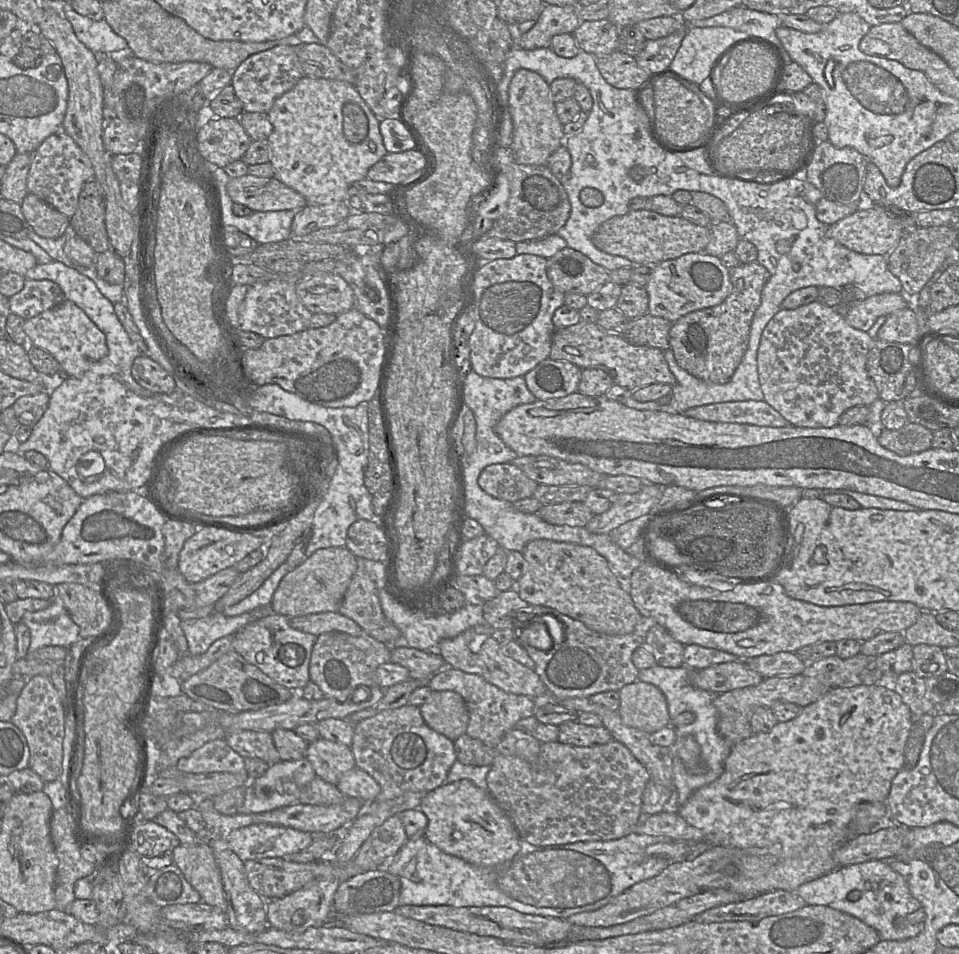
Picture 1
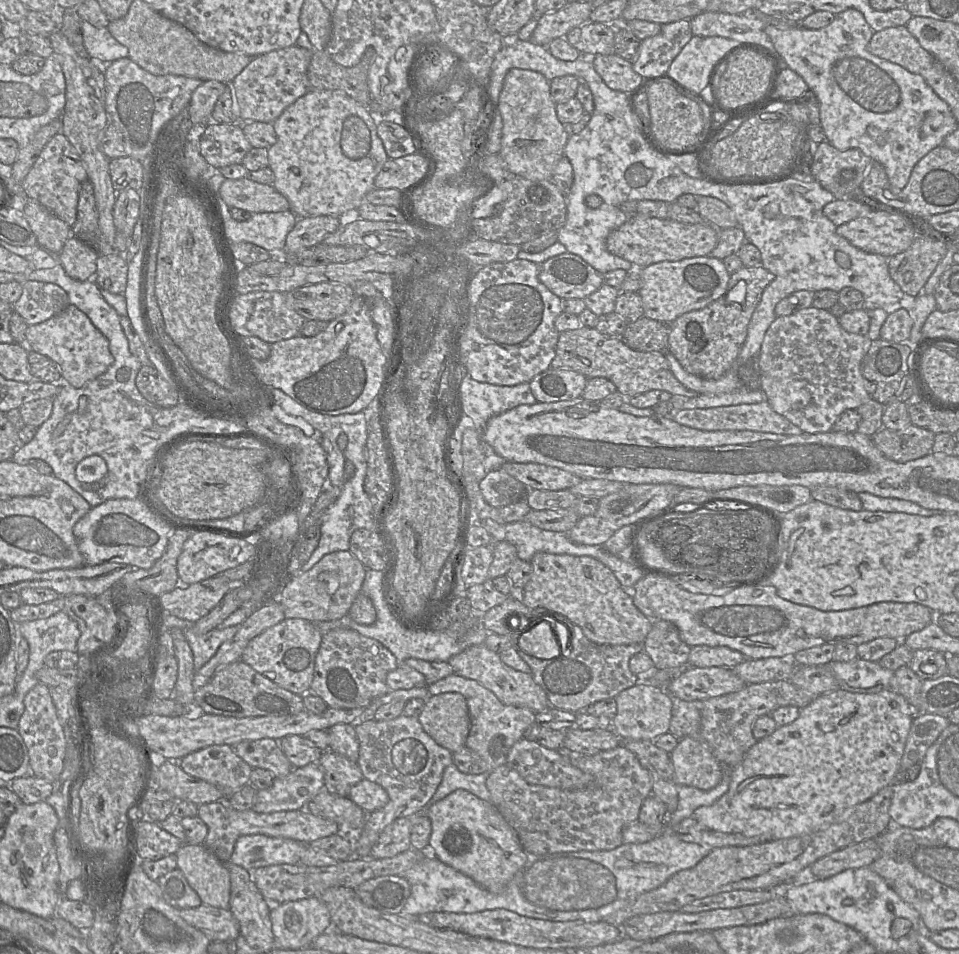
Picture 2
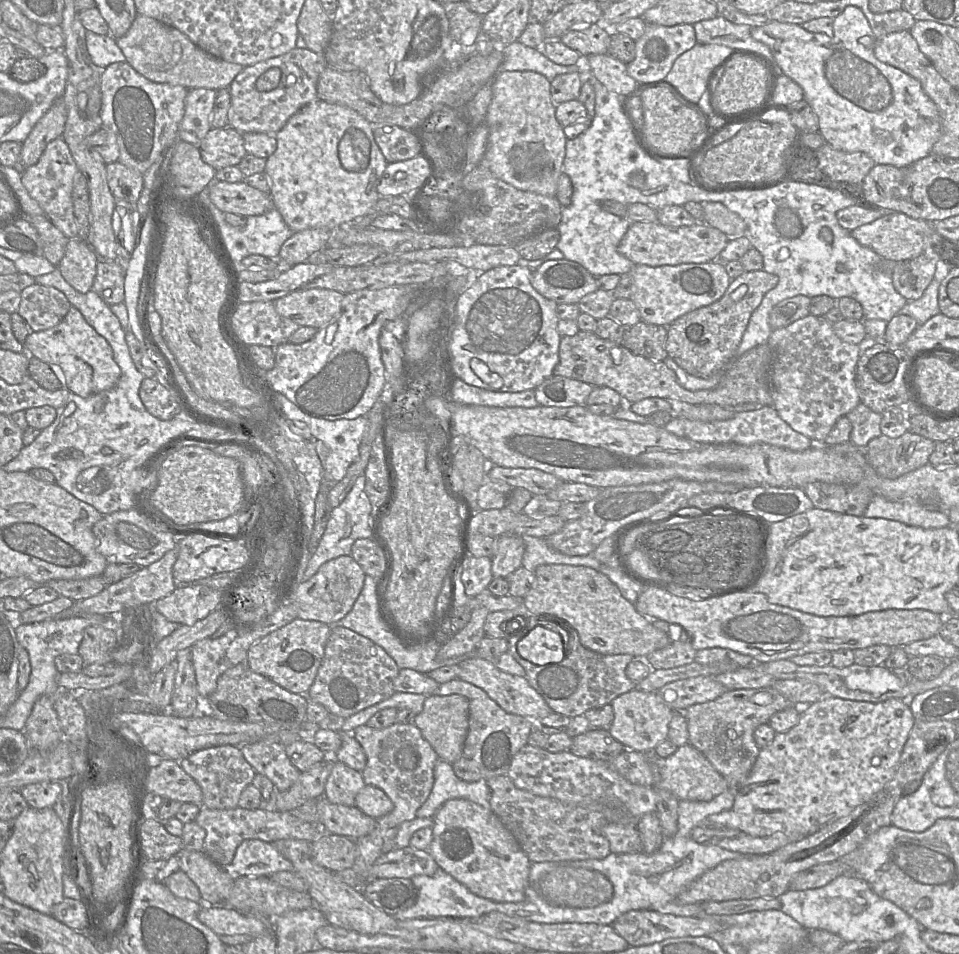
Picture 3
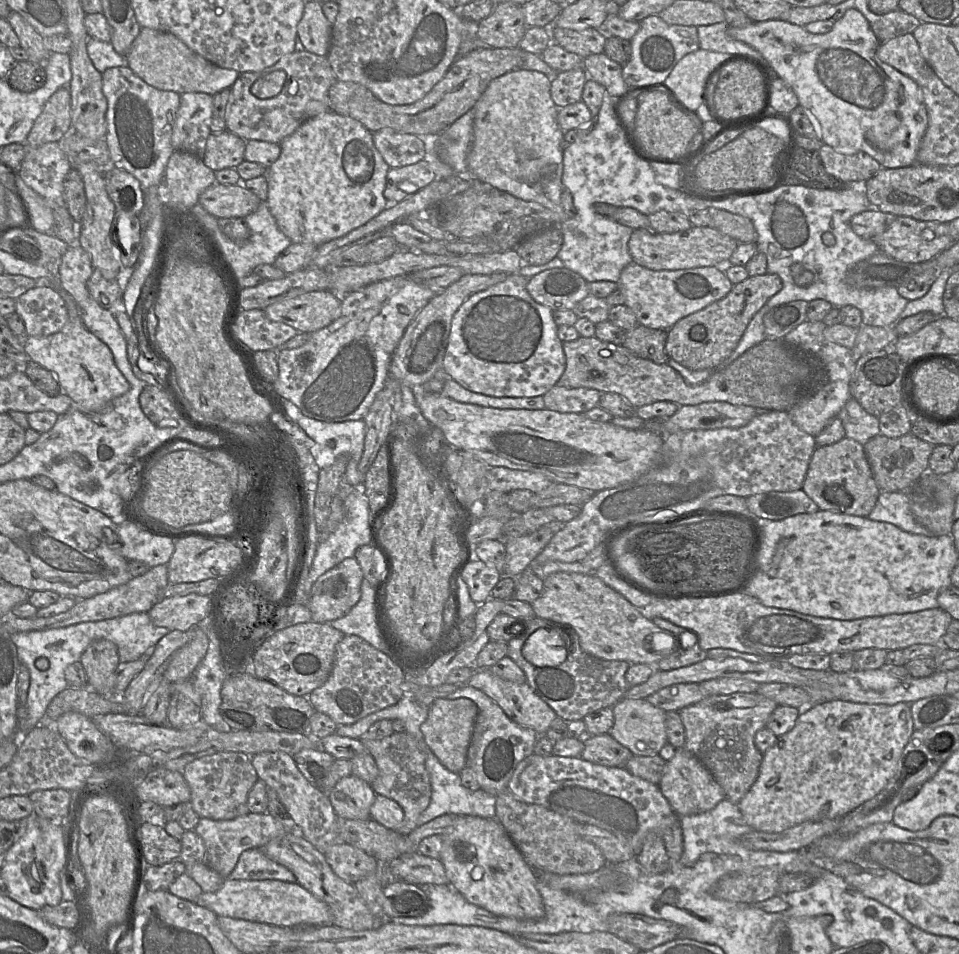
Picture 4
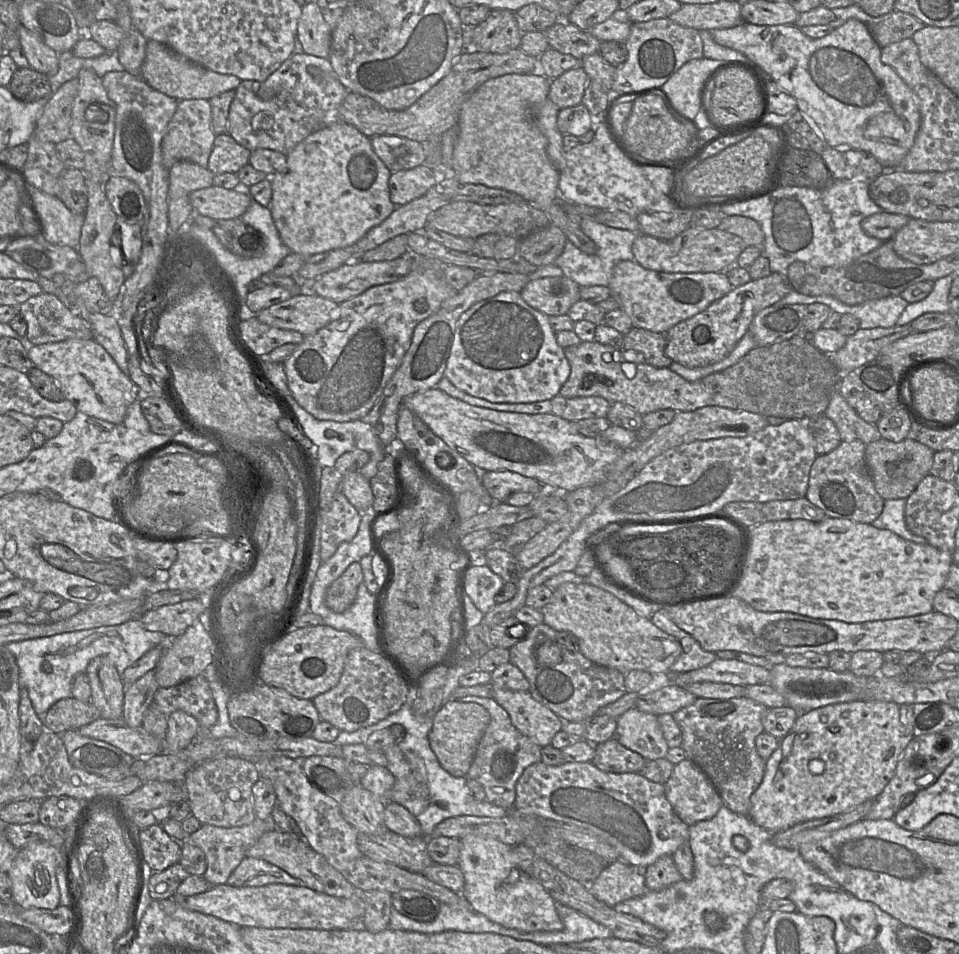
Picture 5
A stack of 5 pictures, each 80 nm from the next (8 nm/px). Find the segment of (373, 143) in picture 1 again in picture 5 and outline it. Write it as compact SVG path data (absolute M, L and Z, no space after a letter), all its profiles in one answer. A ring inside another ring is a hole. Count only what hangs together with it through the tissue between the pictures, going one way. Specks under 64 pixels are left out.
M343 121L316 131L286 155L285 171L267 176L272 188L269 206L274 225L290 252L309 257L348 247L382 223L395 209L388 190L391 172L374 152L371 138Z

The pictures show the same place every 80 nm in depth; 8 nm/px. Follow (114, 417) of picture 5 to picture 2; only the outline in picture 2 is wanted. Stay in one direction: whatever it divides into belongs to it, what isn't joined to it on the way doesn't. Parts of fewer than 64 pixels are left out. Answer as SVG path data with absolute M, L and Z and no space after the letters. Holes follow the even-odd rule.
M73 304L42 323L29 325L26 330L26 346L54 361L61 371L64 384L75 388L81 388L102 375L114 362L107 338Z

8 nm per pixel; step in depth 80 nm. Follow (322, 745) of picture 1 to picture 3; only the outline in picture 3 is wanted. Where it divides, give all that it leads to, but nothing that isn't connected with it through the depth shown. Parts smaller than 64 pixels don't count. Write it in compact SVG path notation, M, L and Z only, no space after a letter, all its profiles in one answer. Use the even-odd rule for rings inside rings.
M335 759L325 784L324 797L333 804L355 806L355 798L365 786L362 773Z

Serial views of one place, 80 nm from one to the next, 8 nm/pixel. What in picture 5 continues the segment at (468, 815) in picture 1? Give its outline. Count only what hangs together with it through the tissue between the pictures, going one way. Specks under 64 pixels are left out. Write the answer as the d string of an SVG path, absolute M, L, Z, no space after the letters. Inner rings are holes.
M469 835L460 840L458 867L464 875L461 895L472 909L489 920L522 933L551 932L563 928L555 900L534 878L511 861L512 846L490 838Z

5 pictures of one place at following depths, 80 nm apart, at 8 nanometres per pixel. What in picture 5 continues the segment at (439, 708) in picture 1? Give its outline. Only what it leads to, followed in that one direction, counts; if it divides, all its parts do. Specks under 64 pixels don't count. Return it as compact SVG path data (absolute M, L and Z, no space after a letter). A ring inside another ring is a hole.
M446 701L436 712L428 735L429 745L441 767L454 777L466 777L477 746L490 721L486 709L475 702Z

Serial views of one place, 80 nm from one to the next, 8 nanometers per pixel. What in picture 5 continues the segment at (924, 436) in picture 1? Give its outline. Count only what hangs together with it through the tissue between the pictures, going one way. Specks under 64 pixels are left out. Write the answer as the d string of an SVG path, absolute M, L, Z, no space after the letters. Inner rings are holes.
M880 438L865 447L865 461L877 493L884 500L907 499L920 481L930 473L934 453L930 447L912 438L891 442Z

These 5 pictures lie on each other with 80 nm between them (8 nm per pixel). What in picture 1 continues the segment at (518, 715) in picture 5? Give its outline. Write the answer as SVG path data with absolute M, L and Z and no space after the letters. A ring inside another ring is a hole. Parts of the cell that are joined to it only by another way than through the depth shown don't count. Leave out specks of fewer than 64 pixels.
M486 624L469 628L454 638L442 640L437 652L448 667L479 675L507 693L526 695L536 700L548 698L547 688L534 668L506 656L501 650L502 645L491 636L491 630Z

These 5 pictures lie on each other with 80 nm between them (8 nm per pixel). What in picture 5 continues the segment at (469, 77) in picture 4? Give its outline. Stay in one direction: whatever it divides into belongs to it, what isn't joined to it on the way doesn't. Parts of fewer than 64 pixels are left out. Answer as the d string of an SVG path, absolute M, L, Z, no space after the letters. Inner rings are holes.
M468 47L454 61L449 72L410 107L404 110L388 110L370 97L348 92L340 105L339 116L341 121L354 126L368 138L392 135L422 143L428 138L439 138L456 125L462 104L481 84L506 74L526 74L537 71L538 58L524 53L520 48L498 54Z

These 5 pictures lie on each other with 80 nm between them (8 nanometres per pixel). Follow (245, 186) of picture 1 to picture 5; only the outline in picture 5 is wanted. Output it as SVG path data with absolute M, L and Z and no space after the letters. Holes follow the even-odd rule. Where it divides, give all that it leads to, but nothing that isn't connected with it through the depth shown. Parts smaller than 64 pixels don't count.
M212 185L190 193L189 200L195 214L212 220L239 218L250 206L249 188L226 189Z

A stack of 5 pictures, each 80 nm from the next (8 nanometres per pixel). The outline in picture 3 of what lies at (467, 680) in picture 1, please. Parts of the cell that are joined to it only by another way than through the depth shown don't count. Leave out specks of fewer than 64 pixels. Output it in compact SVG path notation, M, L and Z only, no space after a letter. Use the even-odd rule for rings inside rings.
M459 678L440 684L434 695L452 694L462 695L469 701L469 729L462 755L473 761L486 780L507 775L513 757L528 744L536 723L530 718L507 713L483 689Z

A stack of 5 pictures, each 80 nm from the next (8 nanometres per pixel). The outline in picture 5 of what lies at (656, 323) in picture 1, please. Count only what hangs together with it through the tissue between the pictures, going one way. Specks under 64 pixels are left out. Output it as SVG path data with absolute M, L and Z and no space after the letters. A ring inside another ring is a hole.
M632 327L623 335L622 349L624 351L636 351L644 356L645 362L655 368L669 368L671 359L665 355L666 335L652 332L643 328Z

